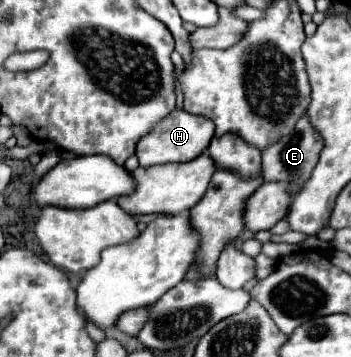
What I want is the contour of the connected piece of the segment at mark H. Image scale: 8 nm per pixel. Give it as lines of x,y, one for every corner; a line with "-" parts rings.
175,108
169,116
157,122
139,142
135,156
139,158
139,166
157,166
167,162
187,162
205,152
211,138
215,134
215,124
205,116
193,116
183,108

